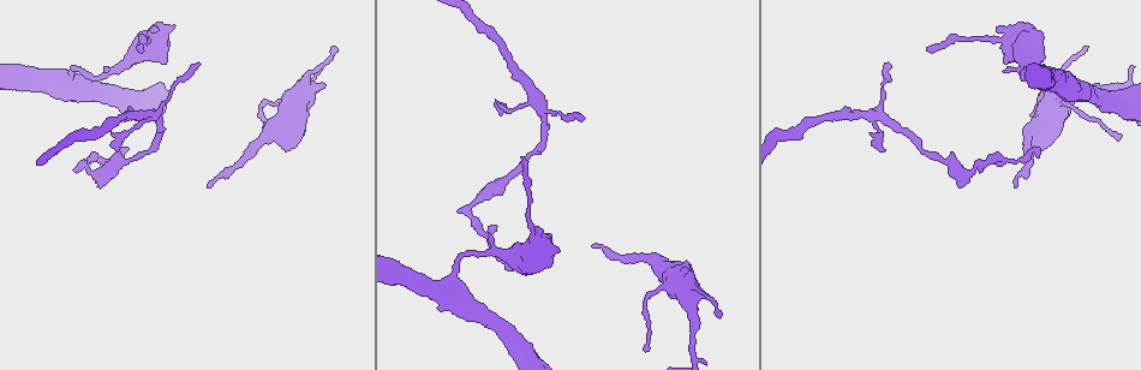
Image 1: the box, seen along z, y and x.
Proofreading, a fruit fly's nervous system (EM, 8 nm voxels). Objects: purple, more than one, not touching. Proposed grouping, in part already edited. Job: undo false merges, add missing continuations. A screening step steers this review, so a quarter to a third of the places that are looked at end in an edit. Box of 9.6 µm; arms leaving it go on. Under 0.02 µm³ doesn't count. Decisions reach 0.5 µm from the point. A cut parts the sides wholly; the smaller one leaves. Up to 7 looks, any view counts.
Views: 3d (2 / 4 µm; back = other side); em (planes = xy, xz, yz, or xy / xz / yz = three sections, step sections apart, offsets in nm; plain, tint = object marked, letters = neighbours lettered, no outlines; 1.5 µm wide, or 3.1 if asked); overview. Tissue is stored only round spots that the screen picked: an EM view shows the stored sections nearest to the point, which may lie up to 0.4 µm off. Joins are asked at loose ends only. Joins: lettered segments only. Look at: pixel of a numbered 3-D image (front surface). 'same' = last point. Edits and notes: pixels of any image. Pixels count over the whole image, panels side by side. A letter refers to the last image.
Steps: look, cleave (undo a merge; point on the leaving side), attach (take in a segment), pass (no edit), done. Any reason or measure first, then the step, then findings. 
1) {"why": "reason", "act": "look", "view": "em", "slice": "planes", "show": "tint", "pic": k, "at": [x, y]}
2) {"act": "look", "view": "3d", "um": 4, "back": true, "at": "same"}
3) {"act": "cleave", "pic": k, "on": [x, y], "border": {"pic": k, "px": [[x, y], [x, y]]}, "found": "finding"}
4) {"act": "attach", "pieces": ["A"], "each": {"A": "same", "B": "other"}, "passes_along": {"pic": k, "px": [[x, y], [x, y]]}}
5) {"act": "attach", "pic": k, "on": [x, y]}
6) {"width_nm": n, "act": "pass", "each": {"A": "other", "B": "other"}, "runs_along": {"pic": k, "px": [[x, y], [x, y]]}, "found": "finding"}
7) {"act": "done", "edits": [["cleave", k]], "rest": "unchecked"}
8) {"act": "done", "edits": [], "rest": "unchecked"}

{"why": "tapers out", "act": "look", "view": "em", "slice": "xy", "step": 8, "show": "tint", "pic": 1, "at": [644, 350]}

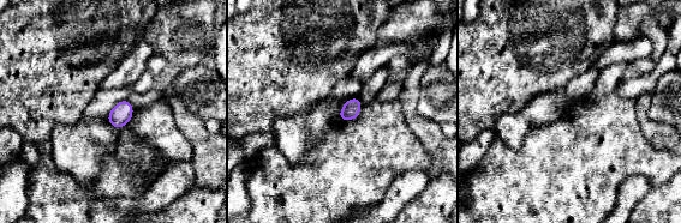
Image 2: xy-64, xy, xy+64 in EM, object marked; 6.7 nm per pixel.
{"act": "look", "view": "em", "slice": "xz", "step": 8, "show": "letters", "at": "same"}

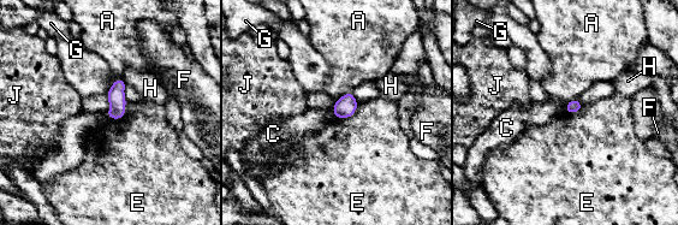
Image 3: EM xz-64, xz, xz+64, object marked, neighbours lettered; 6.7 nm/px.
{"act": "pass", "each": {"A": "other", "C": "other", "E": "other", "F": "other", "G": "other", "H": "other", "J": "other"}, "border": {"pic": 3, "px": [[357, 104], [350, 116], [335, 117]]}, "found": "no lettered segment goes on from it"}

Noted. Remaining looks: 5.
{"why": "sudden change in width", "act": "look", "view": "em", "slice": "xz", "step": 4, "show": "tint", "pic": 1, "at": [310, 94]}

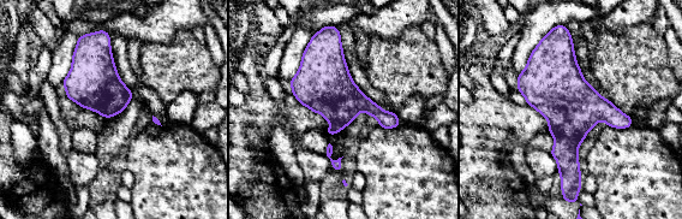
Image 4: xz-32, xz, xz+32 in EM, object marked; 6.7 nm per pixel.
{"why": "what lies round it", "act": "look", "view": "em", "slice": "xz", "step": 4, "show": "letters", "at": "same"}

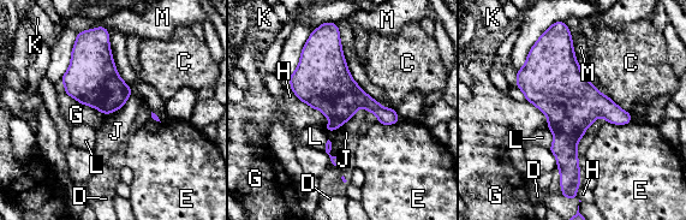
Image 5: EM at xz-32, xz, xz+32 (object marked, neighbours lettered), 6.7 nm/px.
{"longest_contact_nm": ["J", 320], "act": "pass", "each": {"C": "other", "D": "other", "E": "other", "G": "other", "H": "other", "J": "other", "K": "other", "L": "other", "M": "other"}, "border": {"pic": 5, "px": [[610, 97], [628, 113]]}, "found": "all the same neuron"}

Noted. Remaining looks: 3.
{"why": "branch stops here", "act": "look", "view": "3d", "um": 4, "back": true, "pic": 1, "at": [1007, 60]}

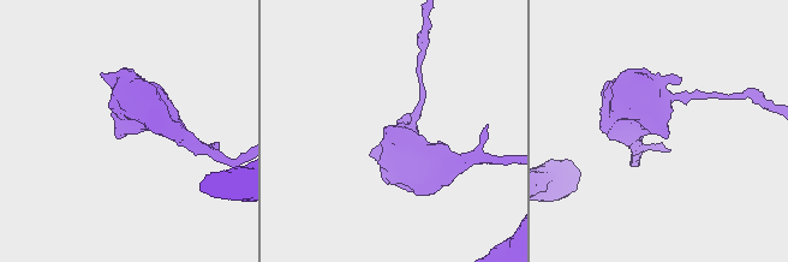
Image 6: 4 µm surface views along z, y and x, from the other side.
{"why": "shape alone is not enough", "act": "look", "view": "em", "slice": "planes", "show": "letters", "pic": 6, "at": [385, 130]}

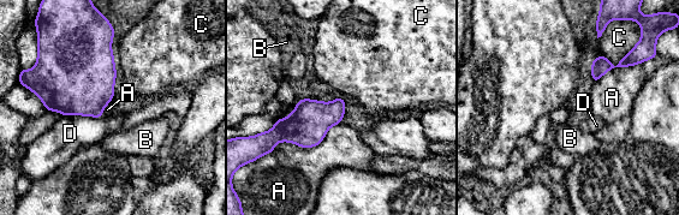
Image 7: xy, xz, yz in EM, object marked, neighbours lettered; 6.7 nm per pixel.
{"act": "pass", "each": {"A": "other", "B": "other", "C": "other", "D": "other"}, "border": {"pic": 7, "px": [[631, 48], [615, 65], [593, 60]]}, "found": "none of them fits"}

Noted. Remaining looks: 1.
{"act": "done", "edits": [], "rest": "unchecked"}

